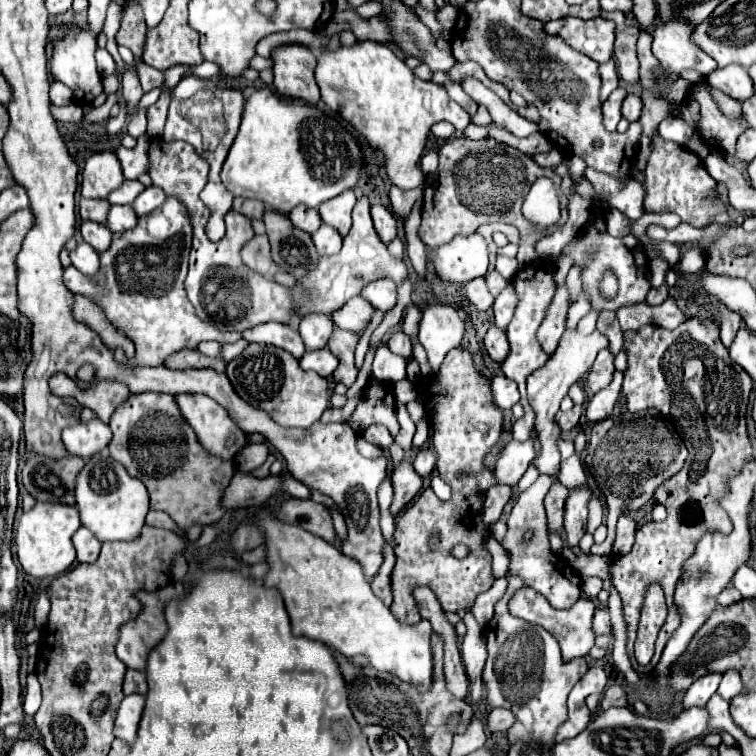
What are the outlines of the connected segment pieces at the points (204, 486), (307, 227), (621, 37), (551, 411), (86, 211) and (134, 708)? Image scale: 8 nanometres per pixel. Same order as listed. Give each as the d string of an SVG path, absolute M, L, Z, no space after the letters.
M163 392L131 394L129 400L117 406L117 410L113 412L109 428L113 432L113 438L109 442L111 456L119 460L133 478L139 478L147 486L147 492L151 498L151 510L167 512L175 520L177 528L189 528L191 524L207 526L223 518L227 508L223 508L221 498L235 474L235 464L221 460L219 456L207 452L199 444L197 434L181 416L181 410L177 408L173 394L163 394Z
M305 204L295 206L295 208L289 212L289 218L291 218L291 222L293 222L297 228L301 228L301 230L305 230L305 232L309 232L309 234L313 234L313 232L321 226L321 216L319 216L319 212L317 212L315 208L305 208Z
M603 12L601 16L607 20L613 20L617 26L617 30L615 30L617 72L625 84L633 86L639 82L639 58L637 58L635 44L633 44L637 38L637 34L633 34L635 28L627 28L623 12Z
M565 330L565 334L559 340L557 350L551 354L549 362L539 368L537 372L533 372L533 376L529 376L527 380L527 394L529 394L529 404L533 404L533 410L537 412L537 422L535 422L535 430L537 430L537 438L541 442L541 452L535 458L535 468L539 470L539 474L549 474L555 482L557 482L557 472L559 472L559 462L561 462L561 452L559 452L559 438L561 438L561 430L555 422L555 414L559 412L559 404L561 400L567 396L569 388L593 366L597 352L601 348L607 348L607 338L595 330L593 334L585 336L579 334L579 330Z
M81 198L81 202L79 202L79 216L81 216L83 220L93 220L93 222L105 224L109 208L111 208L111 206L109 206L107 200L89 200L89 198Z
M131 694L125 696L119 712L117 712L117 720L115 720L115 738L125 740L127 744L133 744L135 736L137 736L137 726L141 720L141 712L145 706L145 696L141 694Z

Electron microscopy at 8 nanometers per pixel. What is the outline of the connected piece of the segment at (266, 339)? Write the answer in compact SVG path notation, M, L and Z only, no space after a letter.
M265 322L255 328L249 328L243 332L243 338L247 342L261 342L261 344L271 344L271 346L283 348L283 350L291 352L295 358L301 358L305 352L299 332L293 326L281 324L281 322Z

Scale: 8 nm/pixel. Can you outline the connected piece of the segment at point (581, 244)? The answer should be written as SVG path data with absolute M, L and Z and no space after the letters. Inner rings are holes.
M595 206L591 210L589 222L585 224L583 232L571 240L571 246L573 244L575 244L575 248L569 252L569 256L575 260L575 264L581 264L581 262L585 264L585 268L583 268L583 286L591 292L595 310L617 310L621 306L631 306L631 304L645 302L645 296L651 290L651 282L647 278L649 258L645 256L643 246L637 238L633 238L633 236L613 238L613 236L607 234L607 230L605 230L605 212L601 208ZM591 246L597 246L599 252L593 256L593 260L587 260L587 248L591 248ZM605 272L617 274L617 280L619 280L619 290L611 300L607 300L599 290Z

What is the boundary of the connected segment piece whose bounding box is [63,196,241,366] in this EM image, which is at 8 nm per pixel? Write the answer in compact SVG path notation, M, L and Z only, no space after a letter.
M169 196L163 206L159 206L151 214L141 216L133 230L113 234L113 242L109 250L101 254L101 268L97 276L87 278L75 266L65 268L65 274L63 274L65 286L73 294L83 294L85 298L93 300L103 310L105 318L113 324L113 328L134 342L136 354L132 359L128 359L121 348L113 350L118 362L127 366L158 366L163 364L169 354L179 352L183 348L197 348L199 342L215 340L215 342L227 344L227 342L237 342L241 338L239 332L221 332L213 328L213 324L205 324L205 320L197 316L193 304L189 304L185 288L183 288L183 280L187 276L187 260L191 252L191 242L193 242L193 226L189 220L189 212L185 206L181 206L181 202L177 202L177 198Z

